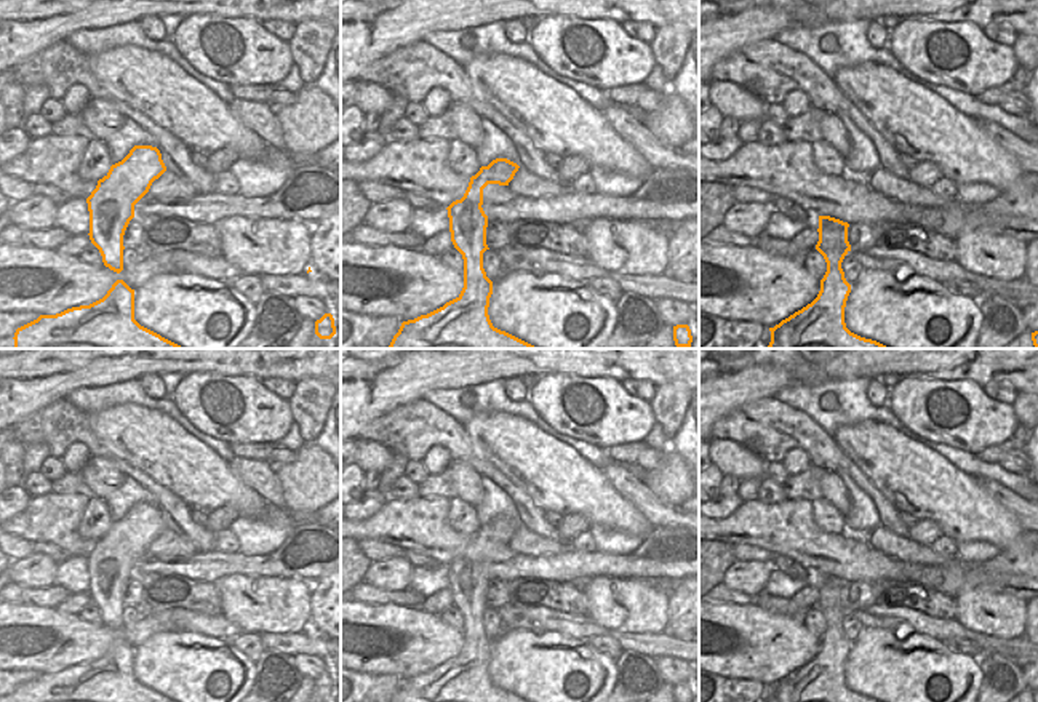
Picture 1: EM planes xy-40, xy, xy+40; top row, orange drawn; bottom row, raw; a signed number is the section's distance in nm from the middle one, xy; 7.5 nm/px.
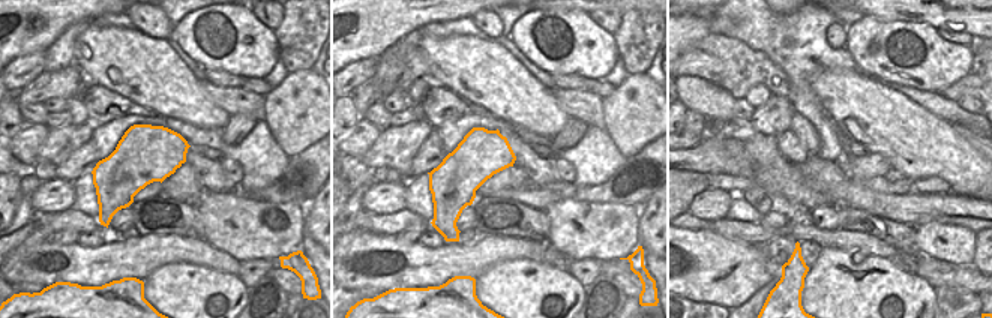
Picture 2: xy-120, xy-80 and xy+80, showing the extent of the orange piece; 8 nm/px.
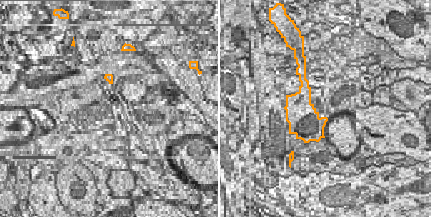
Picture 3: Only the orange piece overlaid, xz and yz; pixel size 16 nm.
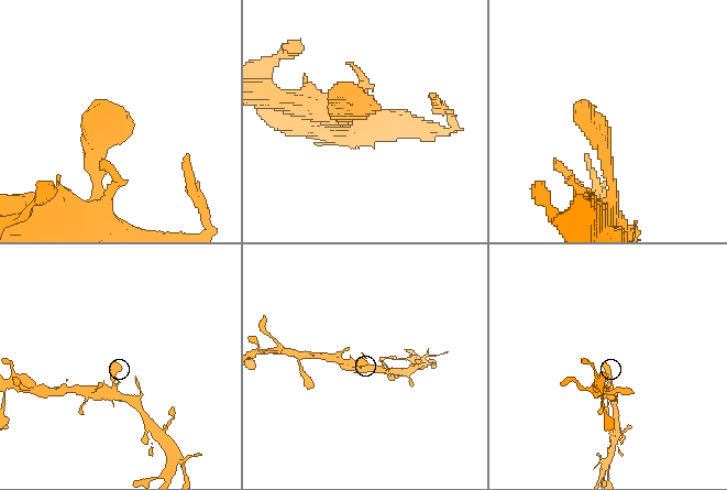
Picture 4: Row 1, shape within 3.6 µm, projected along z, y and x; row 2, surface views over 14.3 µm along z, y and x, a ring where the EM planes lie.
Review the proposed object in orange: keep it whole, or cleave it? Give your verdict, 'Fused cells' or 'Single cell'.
Single cell.

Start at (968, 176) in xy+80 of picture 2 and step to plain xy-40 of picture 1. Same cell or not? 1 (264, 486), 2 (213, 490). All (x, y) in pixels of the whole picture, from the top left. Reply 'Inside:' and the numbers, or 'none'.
Inside: 2

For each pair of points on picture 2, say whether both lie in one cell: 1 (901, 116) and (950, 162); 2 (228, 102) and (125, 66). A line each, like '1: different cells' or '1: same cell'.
1: same cell
2: different cells

